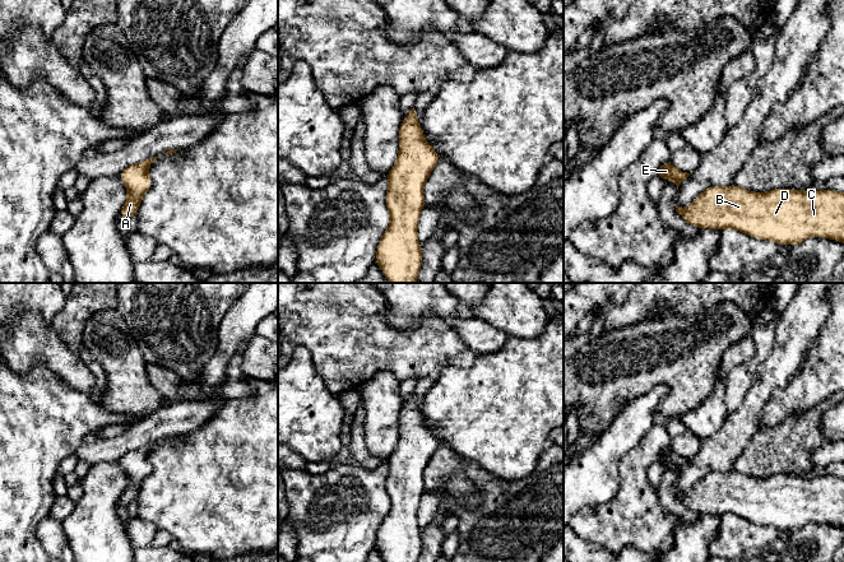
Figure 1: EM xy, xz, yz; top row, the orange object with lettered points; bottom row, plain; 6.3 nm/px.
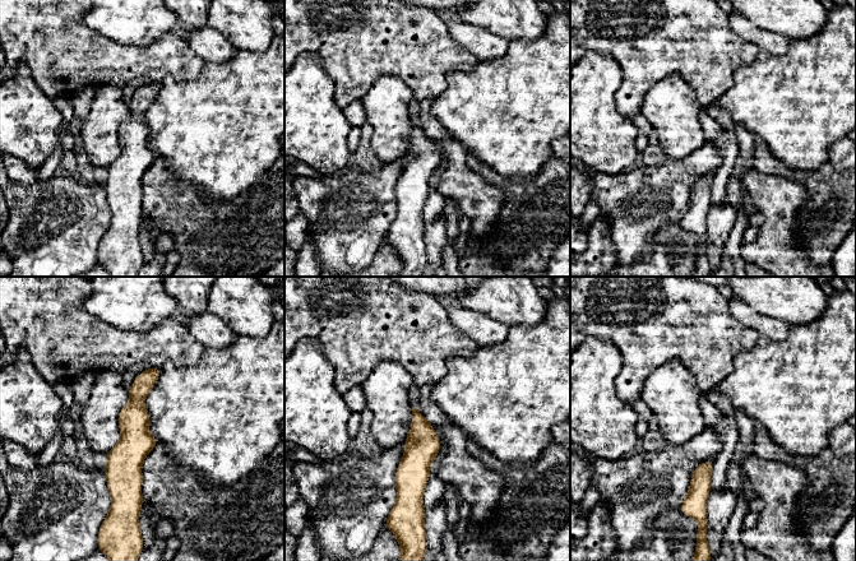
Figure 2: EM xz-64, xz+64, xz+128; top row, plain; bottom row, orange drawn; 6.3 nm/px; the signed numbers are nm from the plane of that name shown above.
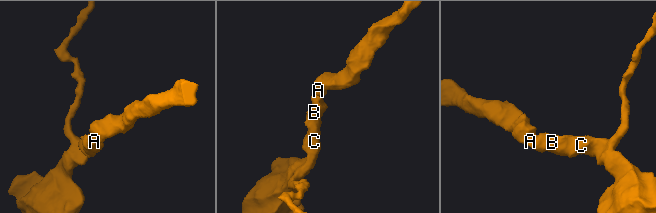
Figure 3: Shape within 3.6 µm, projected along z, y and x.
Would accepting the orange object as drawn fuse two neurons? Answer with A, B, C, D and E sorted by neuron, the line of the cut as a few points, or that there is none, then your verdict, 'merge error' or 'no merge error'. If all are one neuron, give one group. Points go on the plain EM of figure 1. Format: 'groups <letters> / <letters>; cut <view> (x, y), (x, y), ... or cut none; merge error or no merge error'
groups A B C D E; cut none; no merge error

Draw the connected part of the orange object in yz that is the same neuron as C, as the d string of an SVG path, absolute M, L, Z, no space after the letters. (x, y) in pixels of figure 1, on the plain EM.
M710 472L692 489L676 497L696 514L734 514L757 525L779 530L798 530L807 522L825 522L844 529L844 479L834 475L799 477L776 474L769 478L752 478L739 472Z

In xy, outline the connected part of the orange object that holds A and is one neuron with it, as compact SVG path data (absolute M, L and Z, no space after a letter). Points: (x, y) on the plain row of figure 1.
M158 442L131 450L119 460L127 474L127 487L122 492L119 503L126 506L138 498L142 483L152 473L152 464L148 455L157 443Z

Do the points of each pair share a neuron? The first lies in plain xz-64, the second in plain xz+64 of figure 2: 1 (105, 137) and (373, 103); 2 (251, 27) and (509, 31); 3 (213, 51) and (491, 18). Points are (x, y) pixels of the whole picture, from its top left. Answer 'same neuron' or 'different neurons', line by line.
1: same neuron
2: same neuron
3: different neurons

